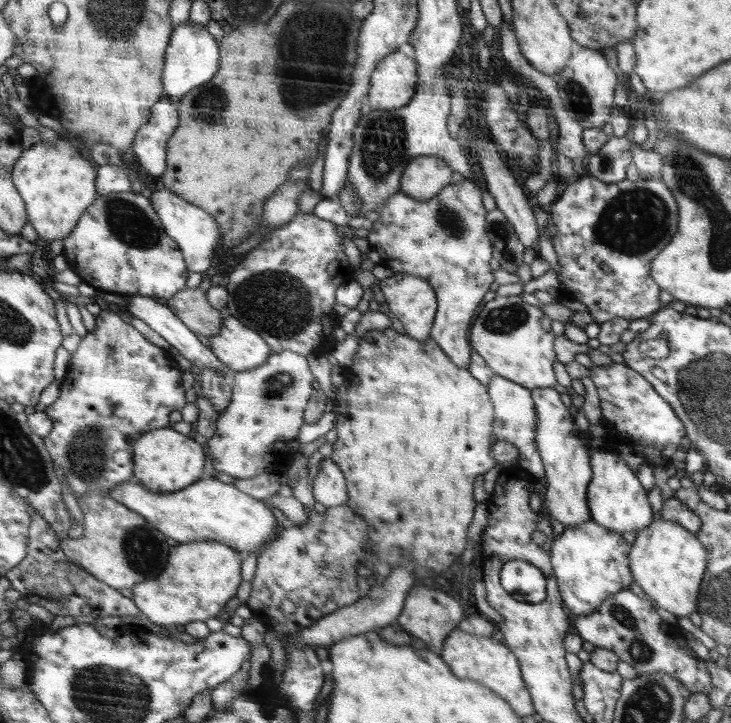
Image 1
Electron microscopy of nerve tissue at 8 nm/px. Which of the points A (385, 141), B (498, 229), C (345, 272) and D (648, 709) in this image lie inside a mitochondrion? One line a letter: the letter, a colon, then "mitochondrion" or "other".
A: mitochondrion
B: mitochondrion
C: other
D: mitochondrion

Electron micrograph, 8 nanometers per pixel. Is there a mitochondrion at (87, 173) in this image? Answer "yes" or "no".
no

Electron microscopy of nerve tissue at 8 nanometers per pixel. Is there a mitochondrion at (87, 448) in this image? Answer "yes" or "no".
yes

